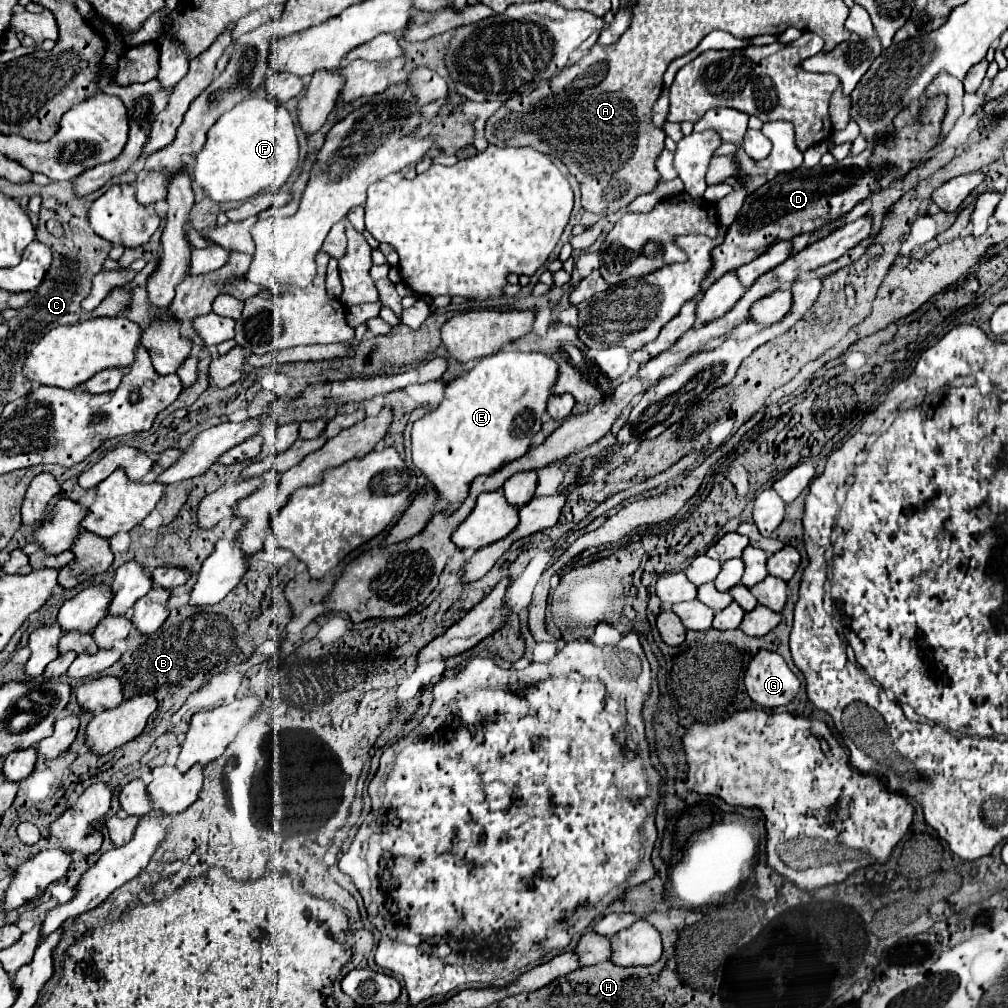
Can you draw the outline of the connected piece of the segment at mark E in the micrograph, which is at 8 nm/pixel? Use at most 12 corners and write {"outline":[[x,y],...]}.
{"outline":[[494,352],[414,422],[448,502],[528,452],[556,362]]}

